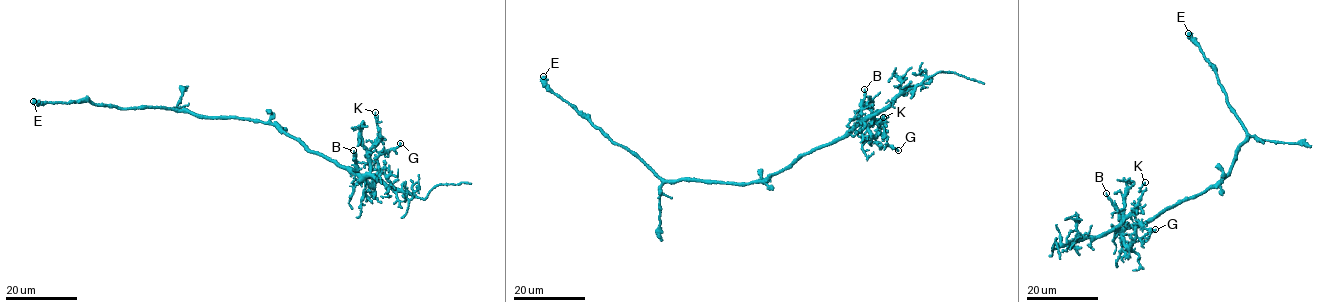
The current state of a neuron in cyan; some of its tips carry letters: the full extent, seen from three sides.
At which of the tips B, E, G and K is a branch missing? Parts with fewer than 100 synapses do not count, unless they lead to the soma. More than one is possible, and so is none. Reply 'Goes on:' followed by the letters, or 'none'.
Goes on: none

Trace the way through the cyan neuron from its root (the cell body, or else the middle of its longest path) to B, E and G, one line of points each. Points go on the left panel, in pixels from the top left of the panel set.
B: (279, 127), (311, 150), (354, 172), (353, 150)
E: (279, 127), (254, 120), (194, 115), (189, 111), (165, 107), (128, 108), (83, 100), (42, 104), (33, 101)
G: (279, 127), (311, 150), (335, 160), (371, 185), (378, 171), (377, 158), (400, 143)

